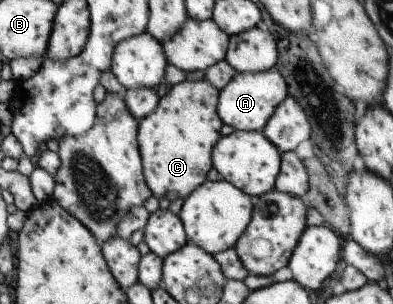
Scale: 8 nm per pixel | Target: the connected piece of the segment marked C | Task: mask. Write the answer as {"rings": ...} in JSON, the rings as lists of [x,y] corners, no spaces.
{"rings":[[[182,81],[159,100],[156,110],[138,125],[138,149],[142,173],[152,196],[169,201],[185,199],[204,181],[213,168],[212,153],[221,139],[223,123],[217,113],[219,90],[203,81]]]}

